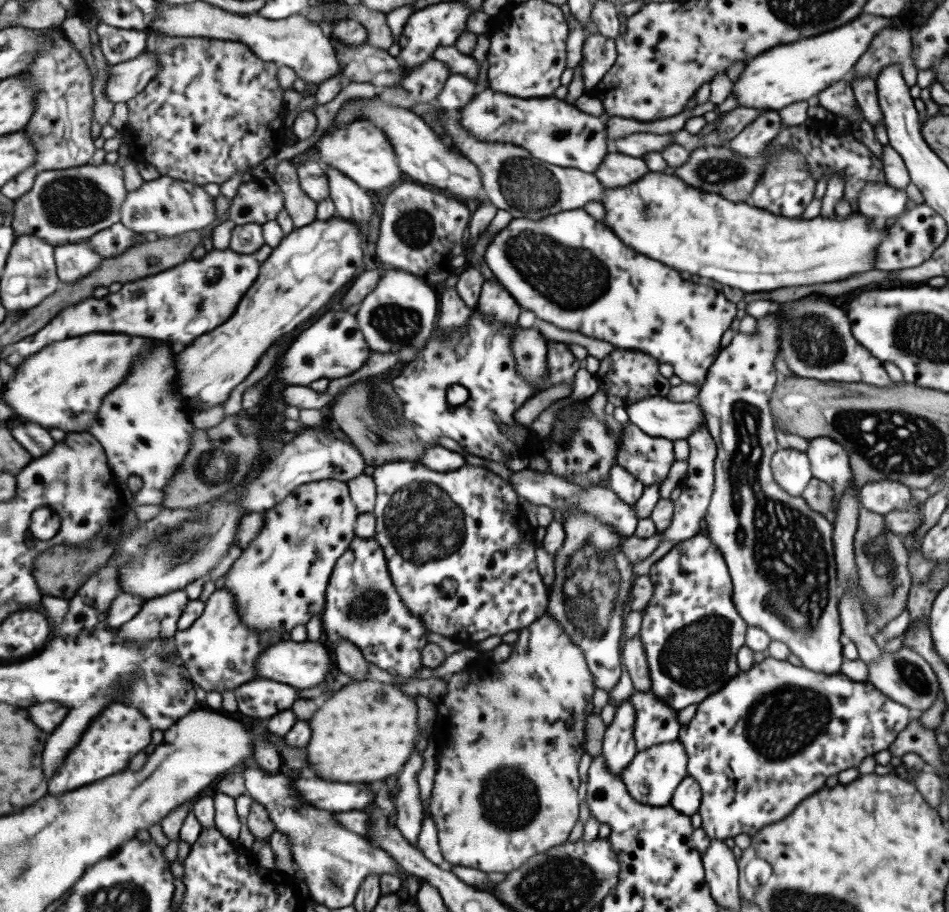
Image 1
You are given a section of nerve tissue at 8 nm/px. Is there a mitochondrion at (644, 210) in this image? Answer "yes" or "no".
yes

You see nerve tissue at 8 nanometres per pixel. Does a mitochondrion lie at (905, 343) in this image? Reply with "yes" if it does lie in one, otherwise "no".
yes

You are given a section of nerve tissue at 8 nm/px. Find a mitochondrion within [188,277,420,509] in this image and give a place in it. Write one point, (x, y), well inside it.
(211, 467)

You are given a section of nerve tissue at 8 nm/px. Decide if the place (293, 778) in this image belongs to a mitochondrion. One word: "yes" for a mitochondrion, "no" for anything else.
no

